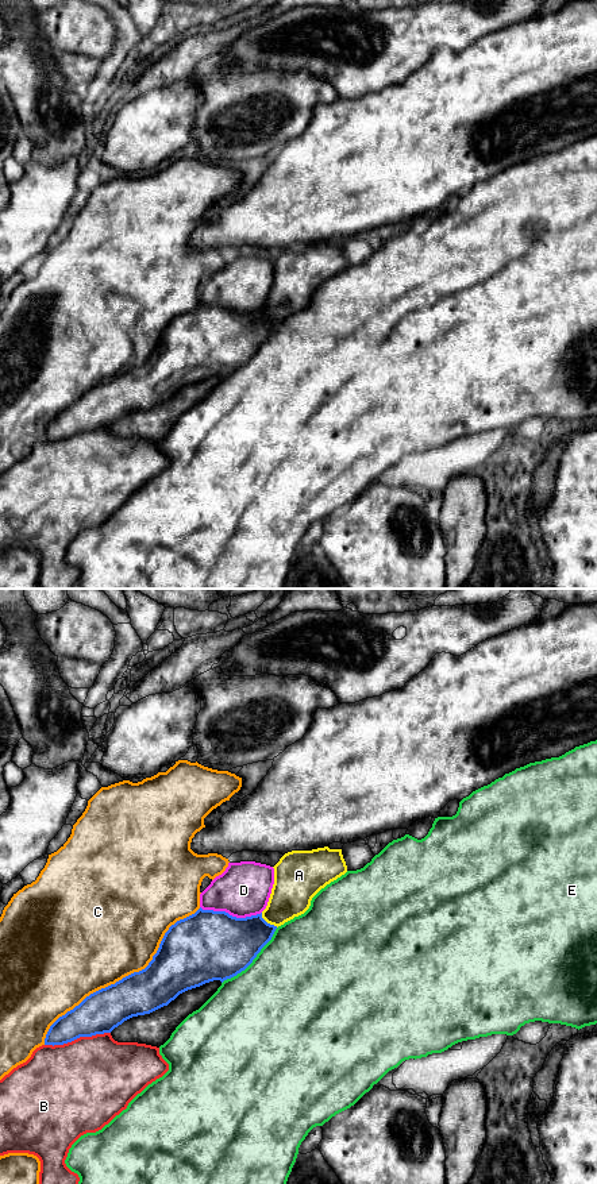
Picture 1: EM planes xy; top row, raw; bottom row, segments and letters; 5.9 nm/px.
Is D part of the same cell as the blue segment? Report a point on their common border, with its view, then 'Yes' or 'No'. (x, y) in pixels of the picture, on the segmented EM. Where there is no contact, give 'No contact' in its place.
Touches blue at xy (231, 916). Yes

